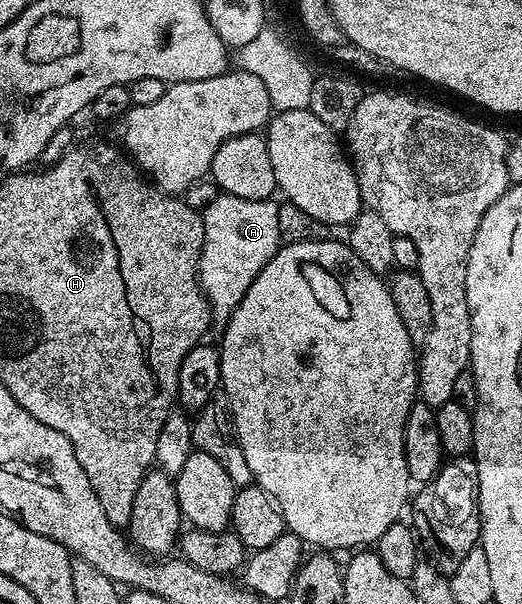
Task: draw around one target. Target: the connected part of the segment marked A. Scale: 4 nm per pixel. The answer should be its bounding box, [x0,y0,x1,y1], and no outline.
[198,193,281,321]

